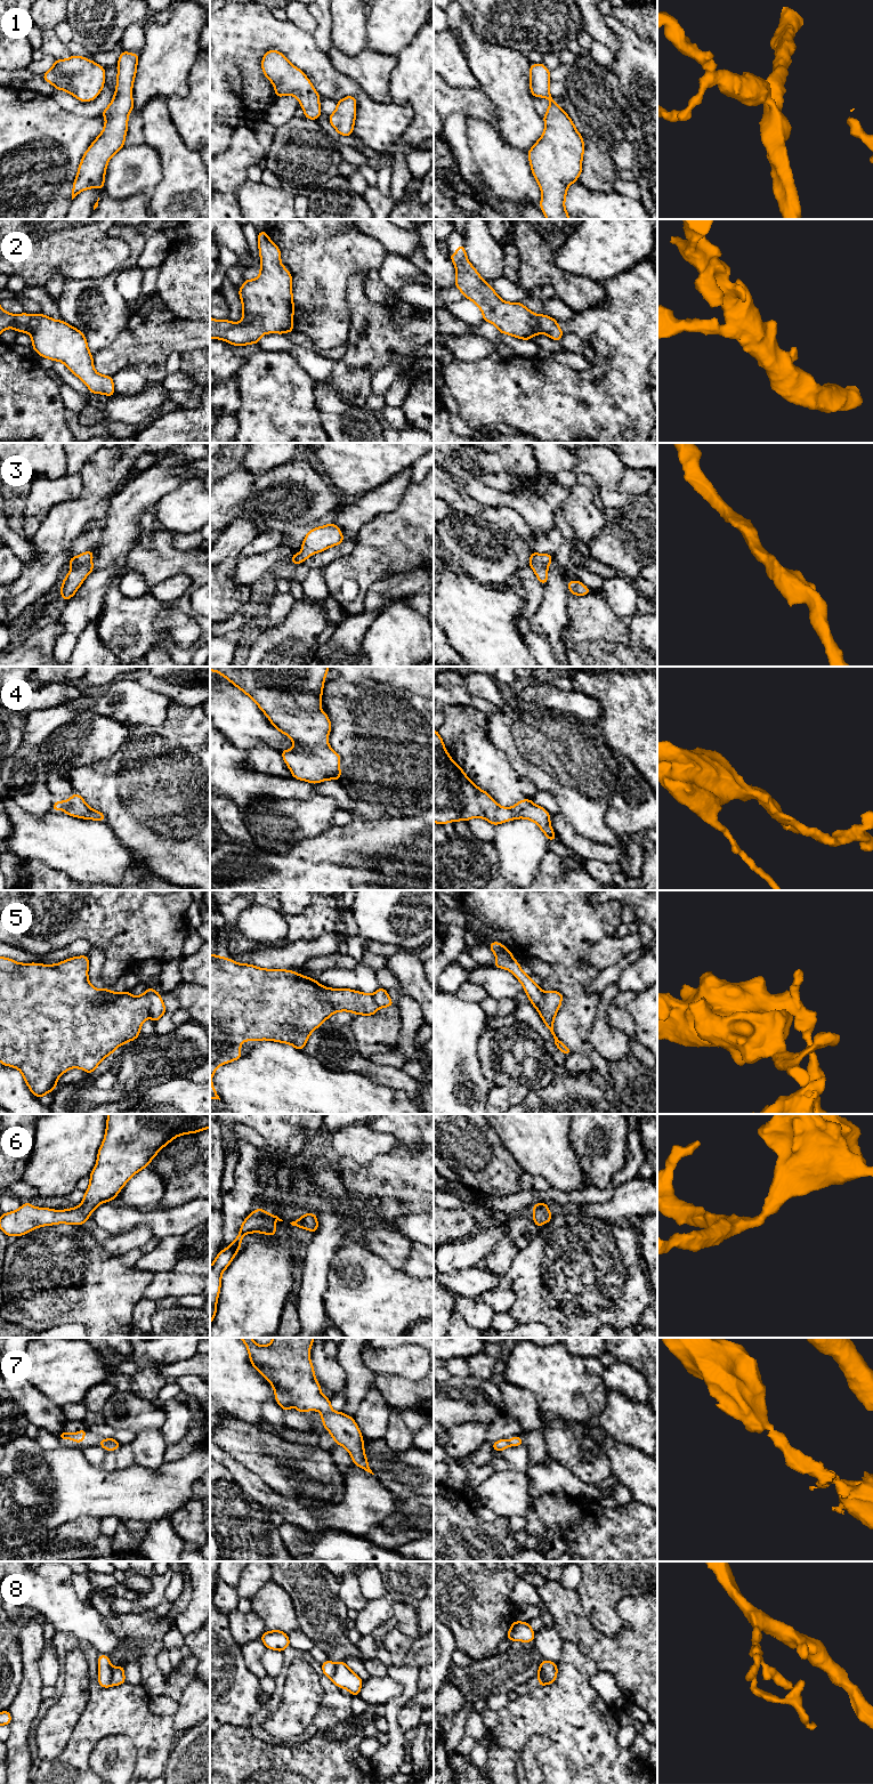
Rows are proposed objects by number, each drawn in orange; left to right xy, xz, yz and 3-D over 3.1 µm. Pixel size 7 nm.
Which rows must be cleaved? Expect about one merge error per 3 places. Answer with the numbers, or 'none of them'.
5, 8

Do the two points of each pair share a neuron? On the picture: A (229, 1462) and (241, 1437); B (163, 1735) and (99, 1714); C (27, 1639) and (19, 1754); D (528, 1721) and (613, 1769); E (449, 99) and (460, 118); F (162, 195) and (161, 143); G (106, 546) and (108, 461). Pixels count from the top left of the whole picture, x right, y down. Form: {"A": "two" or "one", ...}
{"A": "two", "B": "one", "C": "one", "D": "one", "E": "two", "F": "one", "G": "two"}

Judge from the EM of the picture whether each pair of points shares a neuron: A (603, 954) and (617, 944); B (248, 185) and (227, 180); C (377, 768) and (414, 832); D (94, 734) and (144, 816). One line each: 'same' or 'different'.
A: same
B: different
C: different
D: different

